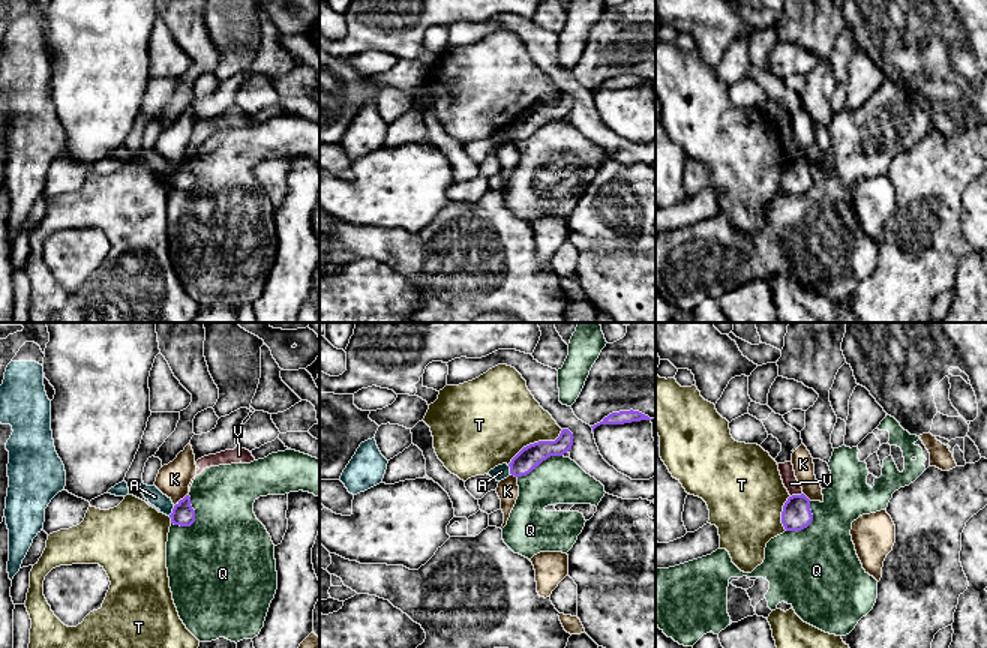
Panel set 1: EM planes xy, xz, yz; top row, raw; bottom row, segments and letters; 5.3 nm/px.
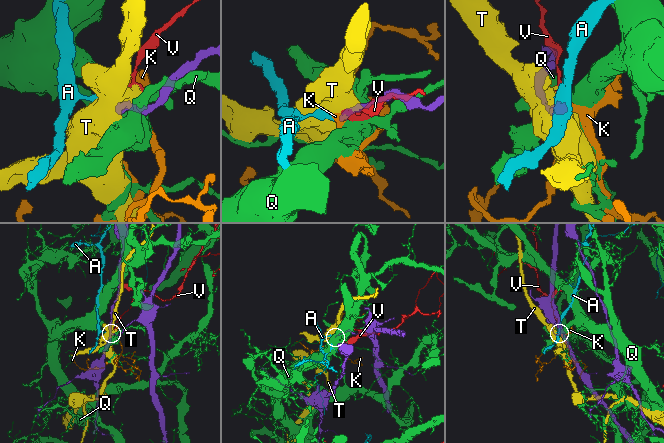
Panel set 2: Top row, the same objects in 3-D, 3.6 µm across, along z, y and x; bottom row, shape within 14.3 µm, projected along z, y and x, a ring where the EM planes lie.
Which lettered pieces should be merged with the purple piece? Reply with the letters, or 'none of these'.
none of these

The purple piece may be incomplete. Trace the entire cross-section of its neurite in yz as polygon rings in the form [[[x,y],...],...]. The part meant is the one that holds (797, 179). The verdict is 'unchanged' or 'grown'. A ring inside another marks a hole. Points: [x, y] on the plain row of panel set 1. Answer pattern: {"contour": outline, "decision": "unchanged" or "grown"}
{"contour": [[[804,158],[789,160],[782,176],[782,188],[784,194],[801,195],[807,192],[812,184],[810,164]]], "decision": "unchanged"}

